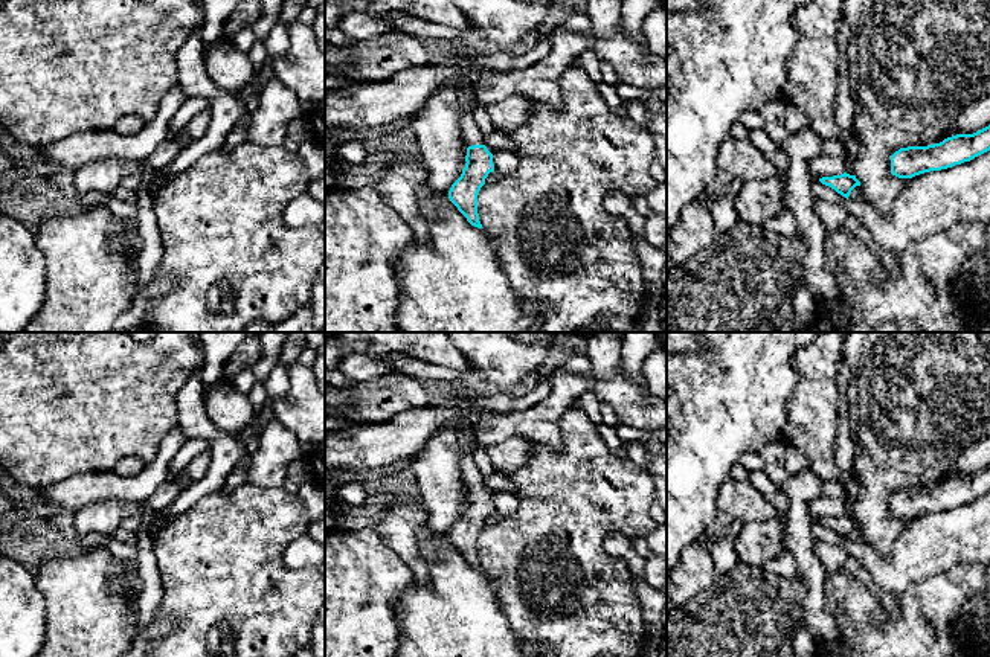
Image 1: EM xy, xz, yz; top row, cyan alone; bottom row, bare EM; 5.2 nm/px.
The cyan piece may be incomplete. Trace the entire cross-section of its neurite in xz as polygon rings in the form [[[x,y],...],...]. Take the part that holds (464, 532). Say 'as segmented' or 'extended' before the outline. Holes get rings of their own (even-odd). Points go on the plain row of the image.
extended | [[[461,427],[456,437],[461,450],[461,471],[468,489],[465,509],[452,526],[448,540],[471,567],[482,570],[477,555],[477,535],[488,515],[494,512],[493,495],[484,486],[484,476],[473,460],[476,444],[468,428]]]

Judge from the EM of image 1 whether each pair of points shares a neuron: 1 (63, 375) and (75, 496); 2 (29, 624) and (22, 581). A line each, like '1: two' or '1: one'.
1: two
2: one

